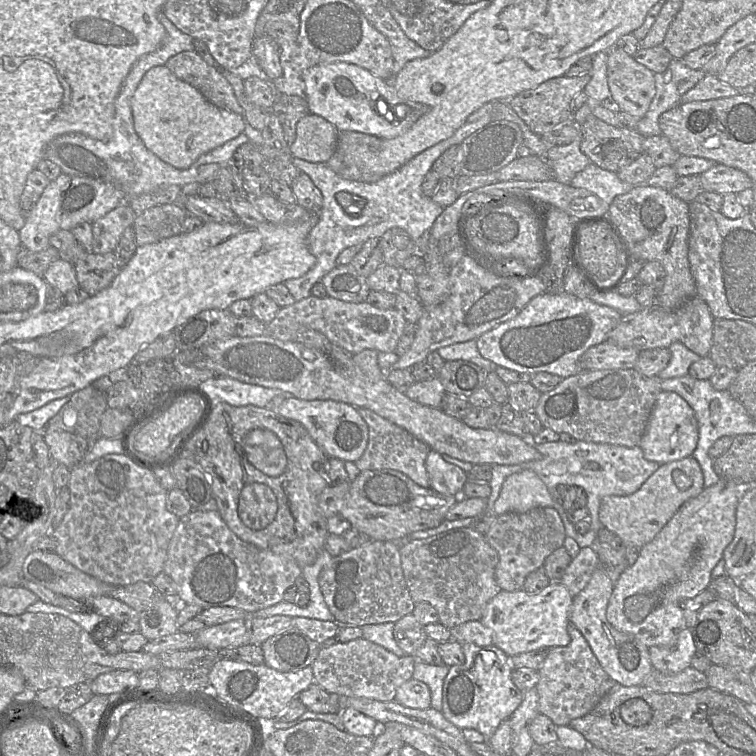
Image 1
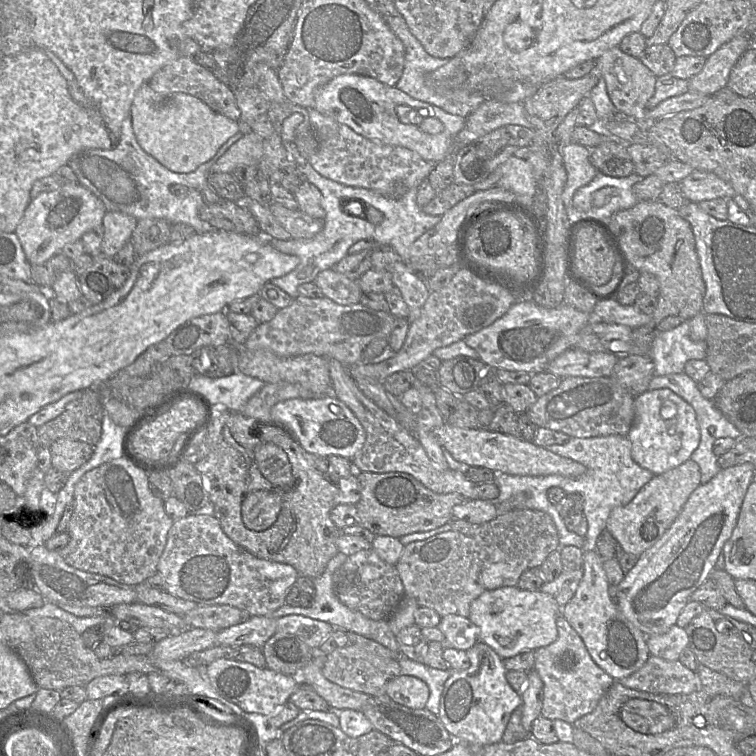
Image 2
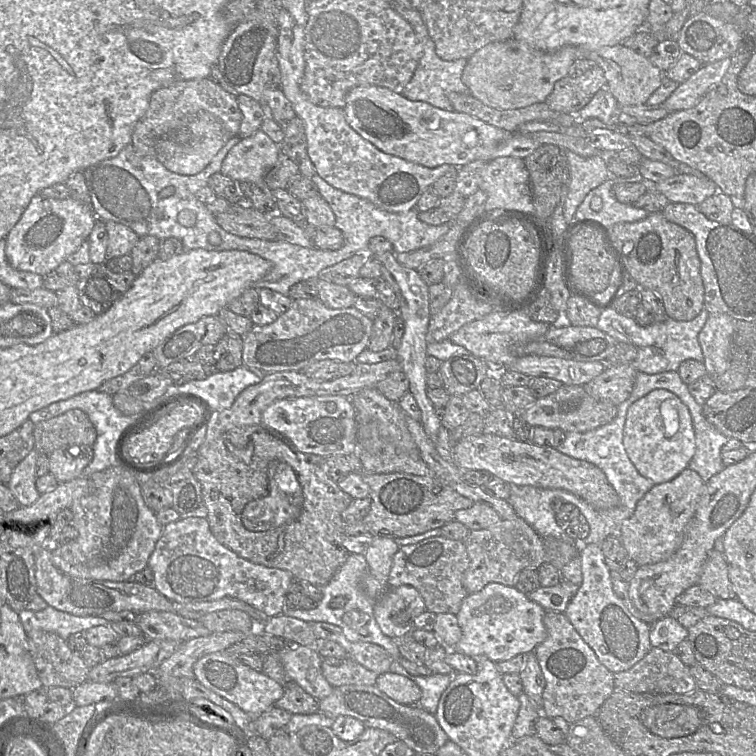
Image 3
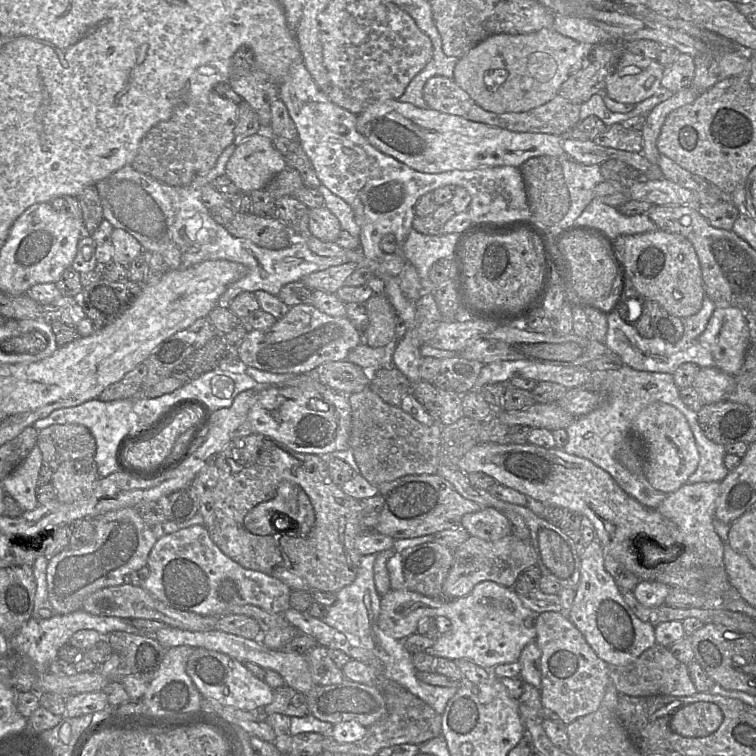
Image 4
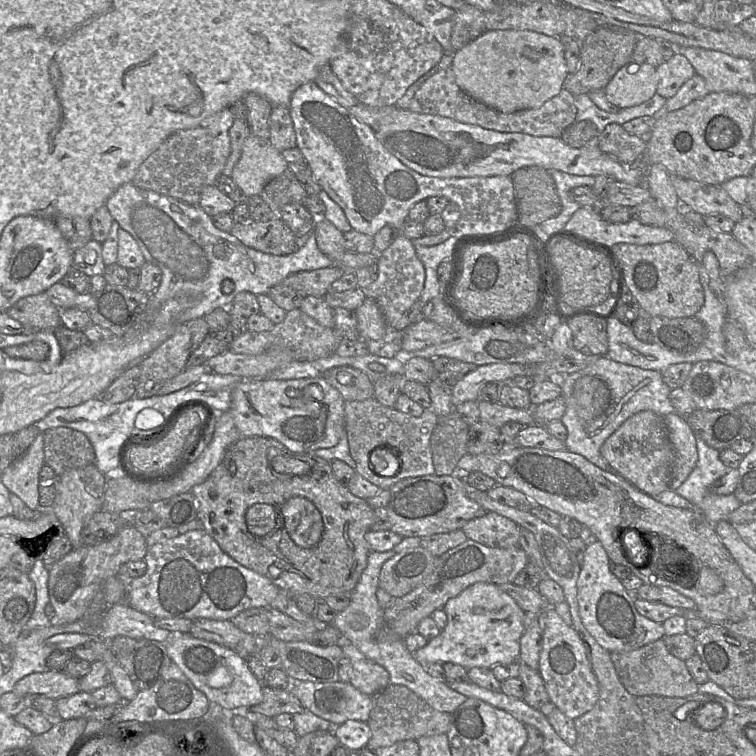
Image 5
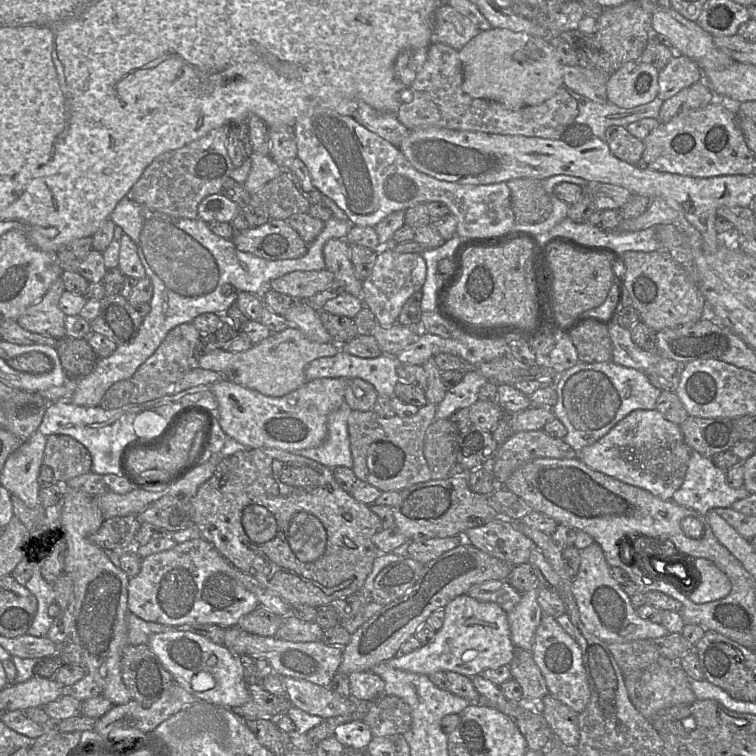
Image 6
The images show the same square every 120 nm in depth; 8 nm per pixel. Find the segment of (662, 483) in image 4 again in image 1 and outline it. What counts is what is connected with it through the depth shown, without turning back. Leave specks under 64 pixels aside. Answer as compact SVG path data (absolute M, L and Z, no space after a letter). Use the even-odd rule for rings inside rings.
M662 391L655 403L639 447L646 460L665 464L691 456L698 442L698 424L690 405L677 393Z

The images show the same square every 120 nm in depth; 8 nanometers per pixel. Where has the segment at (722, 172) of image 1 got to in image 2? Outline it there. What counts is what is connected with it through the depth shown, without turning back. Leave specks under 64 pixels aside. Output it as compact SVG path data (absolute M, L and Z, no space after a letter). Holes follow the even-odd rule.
M694 170L679 182L681 192L688 202L699 203L716 198L733 198L733 187L714 173Z

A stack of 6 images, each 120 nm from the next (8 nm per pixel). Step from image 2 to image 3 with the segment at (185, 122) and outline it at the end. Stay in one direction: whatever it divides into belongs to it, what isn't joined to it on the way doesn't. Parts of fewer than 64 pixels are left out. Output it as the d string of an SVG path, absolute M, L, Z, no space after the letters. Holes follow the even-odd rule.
M199 111L190 121L187 134L187 139L183 141L163 139L158 143L156 158L166 169L181 175L195 175L205 169L230 138L219 119L207 111Z

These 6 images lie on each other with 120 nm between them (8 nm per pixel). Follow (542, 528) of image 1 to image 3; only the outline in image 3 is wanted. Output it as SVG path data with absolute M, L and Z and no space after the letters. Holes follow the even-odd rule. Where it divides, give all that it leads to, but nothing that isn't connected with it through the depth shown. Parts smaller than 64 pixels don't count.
M519 516L513 520L502 519L486 529L470 531L462 542L469 556L469 566L462 580L468 594L479 592L489 583L514 586L522 570L538 570L545 563L546 552L542 537Z

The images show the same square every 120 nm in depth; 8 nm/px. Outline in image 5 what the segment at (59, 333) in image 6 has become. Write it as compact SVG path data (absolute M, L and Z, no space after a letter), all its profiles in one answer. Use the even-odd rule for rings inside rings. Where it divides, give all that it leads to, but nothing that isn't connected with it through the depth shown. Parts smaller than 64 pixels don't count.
M45 292L27 296L18 300L7 309L11 318L18 320L26 327L41 330L54 330L62 325L58 309Z

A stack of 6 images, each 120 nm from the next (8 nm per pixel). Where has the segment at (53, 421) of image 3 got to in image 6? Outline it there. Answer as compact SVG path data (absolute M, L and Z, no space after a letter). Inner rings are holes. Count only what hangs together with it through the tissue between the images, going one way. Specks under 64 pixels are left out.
M68 435L46 436L43 464L52 469L55 481L65 484L68 480L91 472L89 451L79 441Z

